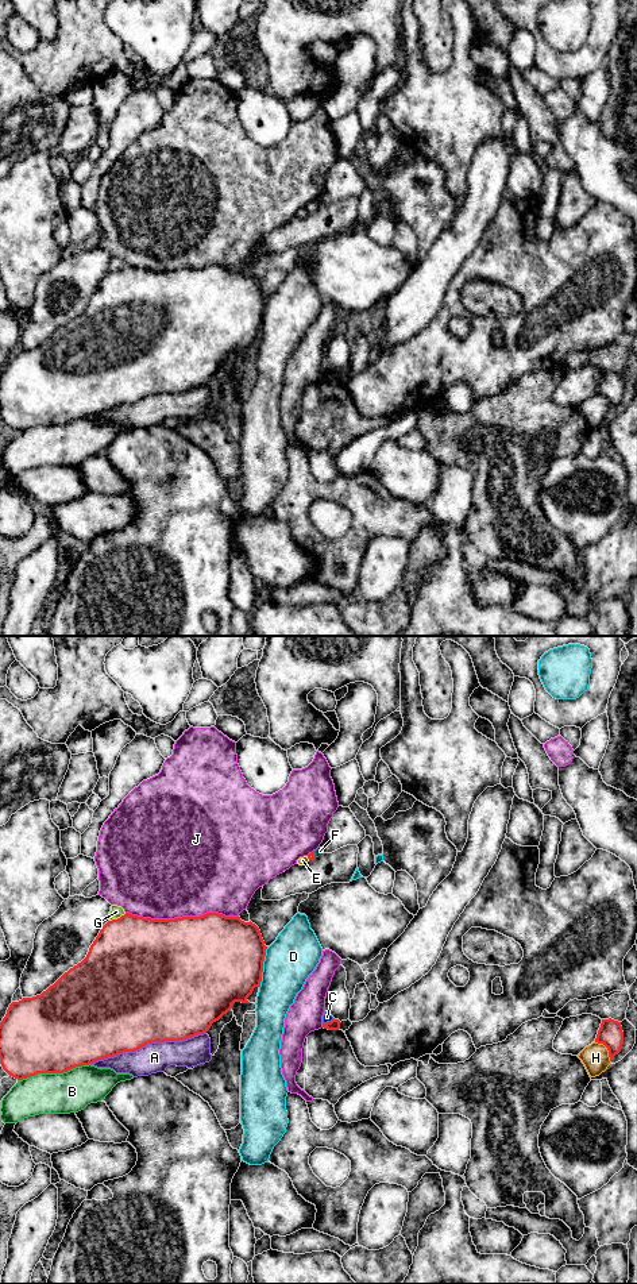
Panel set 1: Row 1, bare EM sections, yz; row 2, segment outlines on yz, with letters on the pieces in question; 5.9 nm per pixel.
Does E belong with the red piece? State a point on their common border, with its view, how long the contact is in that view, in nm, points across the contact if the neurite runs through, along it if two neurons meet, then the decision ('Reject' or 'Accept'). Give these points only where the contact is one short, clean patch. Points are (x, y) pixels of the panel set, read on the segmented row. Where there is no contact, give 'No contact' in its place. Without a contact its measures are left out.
Touches red at yz (308, 858). Shared border 40 nm. Boundary: yz (307, 856), (309, 860). Reject

